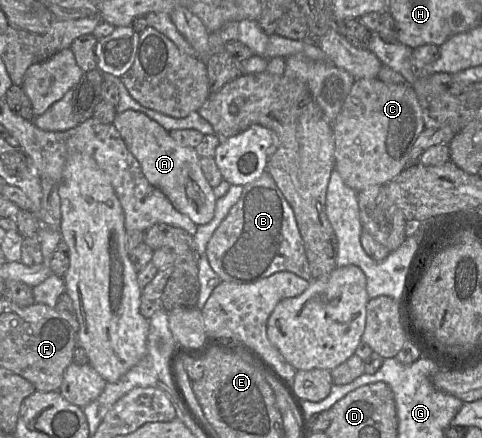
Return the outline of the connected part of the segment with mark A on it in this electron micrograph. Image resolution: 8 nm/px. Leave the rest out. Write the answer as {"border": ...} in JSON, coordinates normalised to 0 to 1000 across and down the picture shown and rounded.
{"border":[[[261,251],[243,260],[234,285],[290,372],[309,418],[334,434],[365,479],[388,491],[407,514],[425,514],[442,500],[450,454],[444,429],[423,402],[415,356],[402,338],[371,331],[330,281],[288,253]]]}

